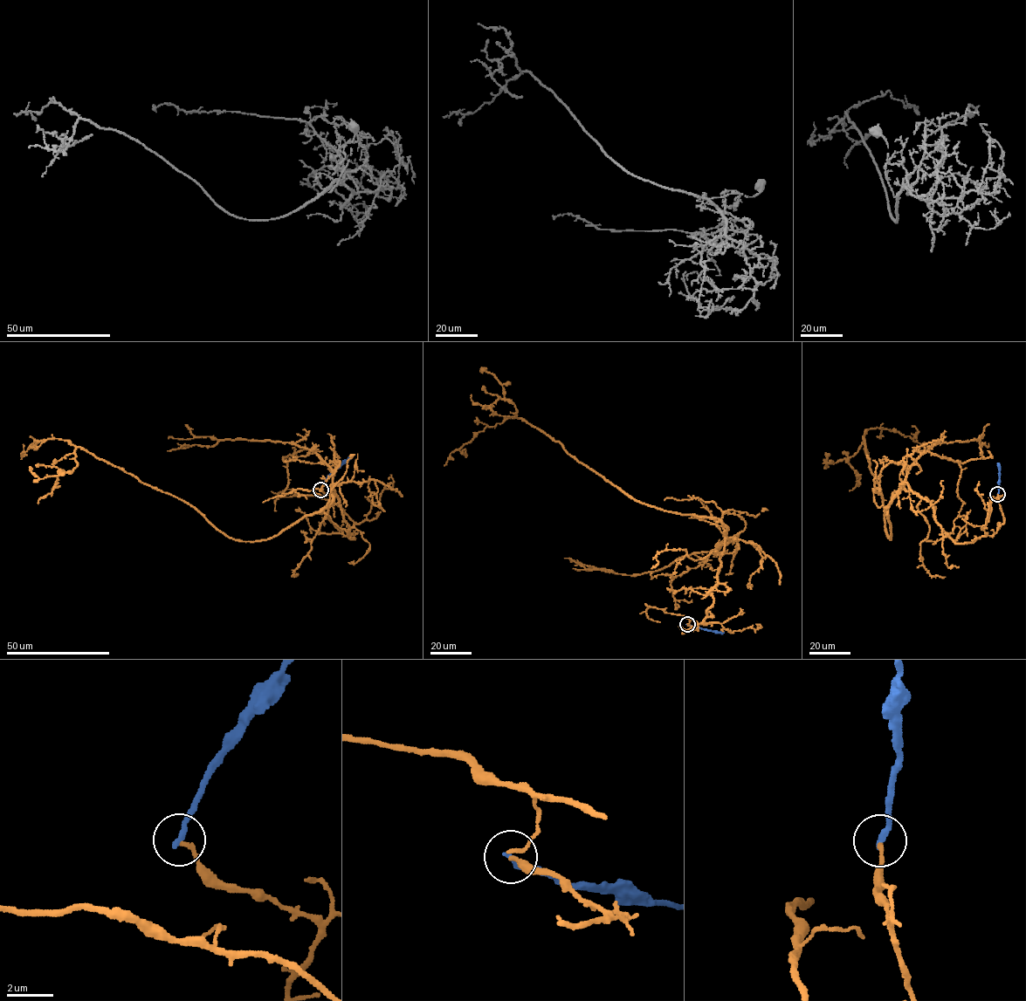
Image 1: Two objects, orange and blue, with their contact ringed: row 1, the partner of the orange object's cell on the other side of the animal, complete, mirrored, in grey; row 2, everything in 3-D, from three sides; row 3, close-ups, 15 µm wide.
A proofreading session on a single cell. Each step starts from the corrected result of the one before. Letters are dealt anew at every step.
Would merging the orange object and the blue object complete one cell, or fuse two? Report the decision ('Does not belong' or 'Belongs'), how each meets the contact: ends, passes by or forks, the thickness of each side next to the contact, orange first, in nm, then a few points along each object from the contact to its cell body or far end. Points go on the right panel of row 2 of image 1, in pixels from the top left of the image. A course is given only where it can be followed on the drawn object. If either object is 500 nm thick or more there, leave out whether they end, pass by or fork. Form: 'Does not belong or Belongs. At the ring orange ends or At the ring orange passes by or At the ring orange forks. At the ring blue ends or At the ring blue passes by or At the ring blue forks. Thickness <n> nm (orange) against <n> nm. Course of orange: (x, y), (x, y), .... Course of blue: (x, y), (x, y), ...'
Does not belong. At the ring orange ends. At the ring blue ends. Thickness 160 nm (orange) against 280 nm. Course of orange: (997, 494), (1004, 523), (957, 543), (926, 498), (902, 489), (885, 509), (890, 538), (865, 430), (932, 449). Course of blue: (997, 494), (997, 462)

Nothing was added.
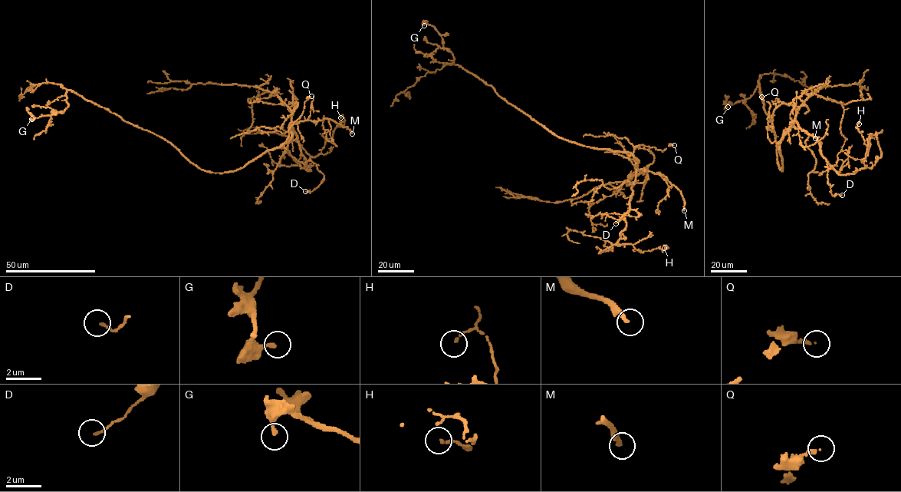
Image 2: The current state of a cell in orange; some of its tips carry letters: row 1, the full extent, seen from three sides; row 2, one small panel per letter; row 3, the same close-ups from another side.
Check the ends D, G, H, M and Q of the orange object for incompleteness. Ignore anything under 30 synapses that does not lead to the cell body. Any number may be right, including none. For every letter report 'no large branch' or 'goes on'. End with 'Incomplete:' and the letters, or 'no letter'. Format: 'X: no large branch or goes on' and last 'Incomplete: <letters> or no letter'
D: no large branch
G: no large branch
H: no large branch
M: goes on
Q: goes on
Incomplete: M, Q

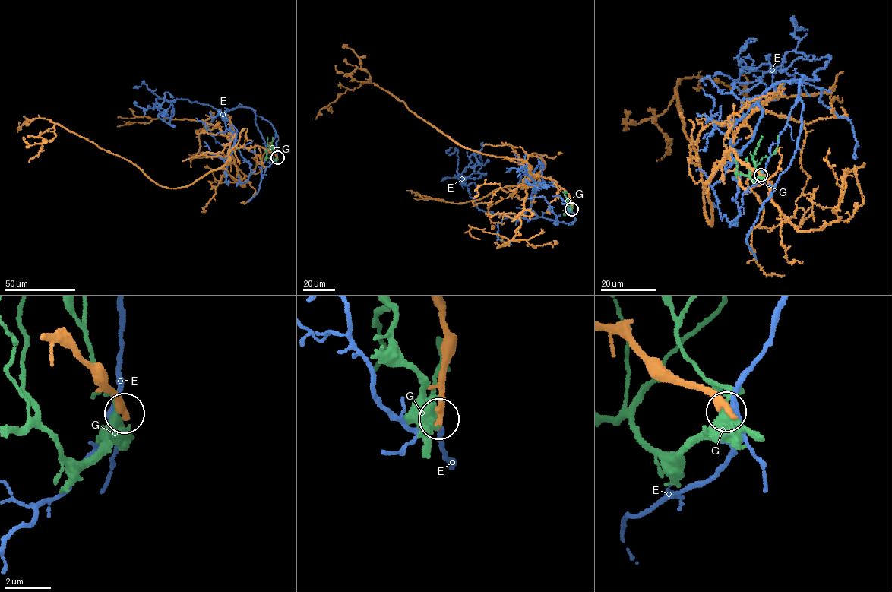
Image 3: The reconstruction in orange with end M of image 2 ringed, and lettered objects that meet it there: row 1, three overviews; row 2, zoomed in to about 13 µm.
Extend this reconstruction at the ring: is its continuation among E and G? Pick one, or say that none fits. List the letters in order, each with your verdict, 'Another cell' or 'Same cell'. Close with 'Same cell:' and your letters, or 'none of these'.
E: Another cell
G: Another cell
Same cell: none of these

